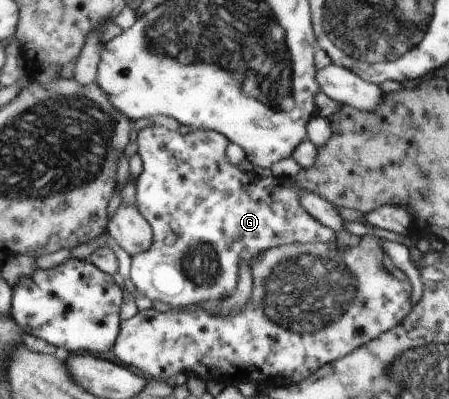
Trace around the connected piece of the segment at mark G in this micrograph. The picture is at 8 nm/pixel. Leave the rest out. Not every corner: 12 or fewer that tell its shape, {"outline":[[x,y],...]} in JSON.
{"outline":[[150,123],[131,279],[174,308],[220,302],[239,262],[336,244],[267,176],[251,200],[229,140]]}

